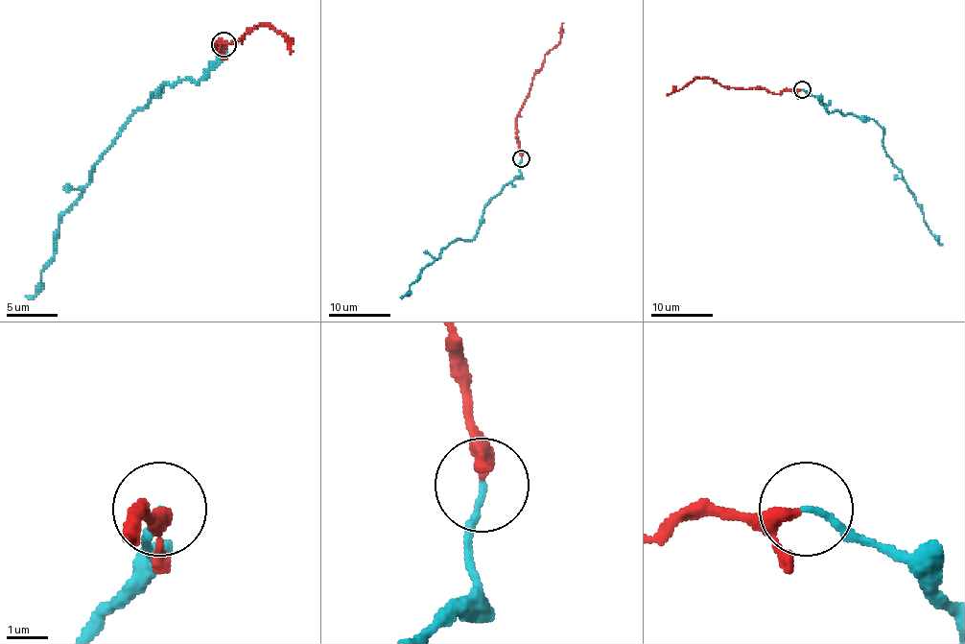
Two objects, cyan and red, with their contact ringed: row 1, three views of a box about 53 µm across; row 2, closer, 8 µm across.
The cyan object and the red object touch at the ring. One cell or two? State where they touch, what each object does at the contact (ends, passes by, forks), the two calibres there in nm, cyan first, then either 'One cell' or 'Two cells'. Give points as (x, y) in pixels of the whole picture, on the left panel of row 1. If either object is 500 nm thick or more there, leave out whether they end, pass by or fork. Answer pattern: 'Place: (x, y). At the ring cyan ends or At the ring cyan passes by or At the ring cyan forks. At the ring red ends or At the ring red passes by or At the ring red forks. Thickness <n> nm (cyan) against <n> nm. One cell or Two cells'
Place: (223, 44). At the ring cyan ends. At the ring red passes by. Thickness 140 nm (cyan) against 260 nm. One cell

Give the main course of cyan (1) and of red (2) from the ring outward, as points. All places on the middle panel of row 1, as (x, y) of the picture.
1: (521, 158), (520, 174), (484, 208), (470, 239), (443, 248), (400, 297)
2: (521, 156), (517, 116), (532, 78), (550, 51), (558, 43), (563, 23)

